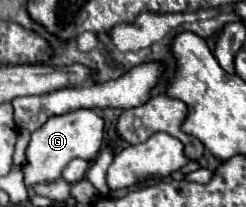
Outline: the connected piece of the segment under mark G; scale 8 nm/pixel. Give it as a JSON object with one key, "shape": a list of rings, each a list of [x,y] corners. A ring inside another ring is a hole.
{"shape":[[[79,108],[67,114],[51,116],[39,130],[31,134],[31,142],[27,148],[27,160],[29,164],[23,168],[25,172],[25,186],[31,188],[41,182],[53,182],[61,176],[63,168],[73,160],[73,158],[83,158],[83,160],[93,160],[101,146],[103,146],[103,134],[105,134],[105,124],[103,118],[95,110]]]}

